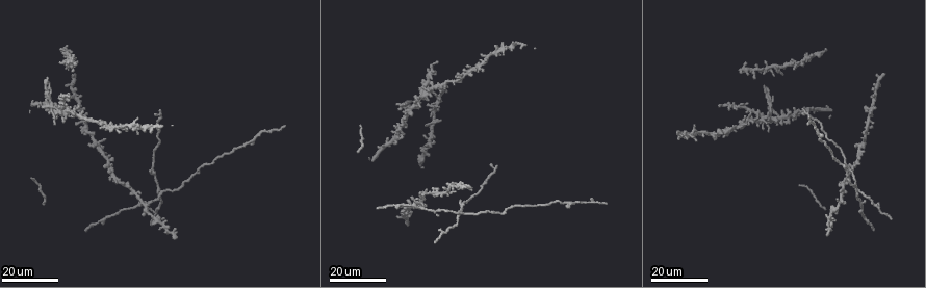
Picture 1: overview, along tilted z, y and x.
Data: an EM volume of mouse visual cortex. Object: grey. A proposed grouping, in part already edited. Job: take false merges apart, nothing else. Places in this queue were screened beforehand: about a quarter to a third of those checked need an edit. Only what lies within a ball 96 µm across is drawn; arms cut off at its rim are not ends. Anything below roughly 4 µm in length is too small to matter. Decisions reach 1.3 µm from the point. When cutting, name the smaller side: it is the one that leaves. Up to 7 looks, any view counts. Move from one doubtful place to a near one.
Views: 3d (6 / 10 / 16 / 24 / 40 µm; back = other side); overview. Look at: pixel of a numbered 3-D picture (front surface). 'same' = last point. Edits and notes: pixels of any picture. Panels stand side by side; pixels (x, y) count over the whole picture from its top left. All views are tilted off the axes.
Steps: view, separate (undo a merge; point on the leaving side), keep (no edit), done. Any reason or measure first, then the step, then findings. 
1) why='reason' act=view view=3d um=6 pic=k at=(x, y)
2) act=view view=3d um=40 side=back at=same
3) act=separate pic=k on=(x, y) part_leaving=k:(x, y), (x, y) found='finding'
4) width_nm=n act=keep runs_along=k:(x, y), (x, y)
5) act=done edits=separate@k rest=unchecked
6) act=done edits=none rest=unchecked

why='three arms meet' act=view view=3d um=16 pic=1 at=(141, 203)

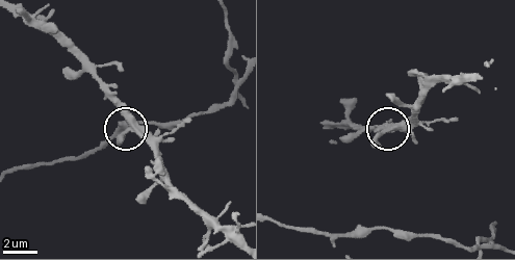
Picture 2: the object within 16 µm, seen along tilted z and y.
act=view view=3d um=6 pic=2 at=(388, 131)

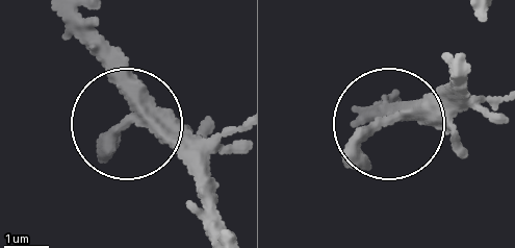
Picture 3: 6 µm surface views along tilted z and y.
width_nm=300 act=keep found='all the same neuron'

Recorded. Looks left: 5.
why='four-way junction' act=view view=3d um=16 pic=1 at=(51, 106)

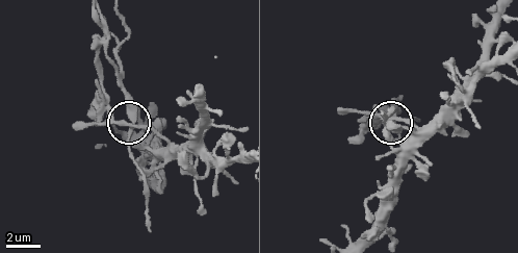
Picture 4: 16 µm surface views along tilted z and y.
act=view view=3d um=6 pic=4 at=(128, 131)

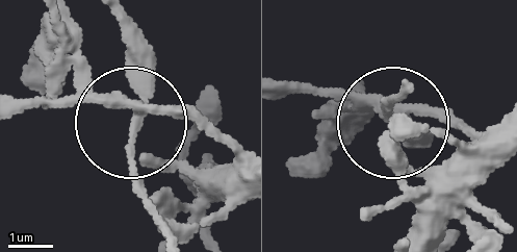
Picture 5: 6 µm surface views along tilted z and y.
width_nm=230 act=separate pic=5 on=(133, 51) part_leaving=5:(81, 95), (69, 10) found='two neurons meet here'

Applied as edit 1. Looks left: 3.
why='see it whole again' act=view view=overview

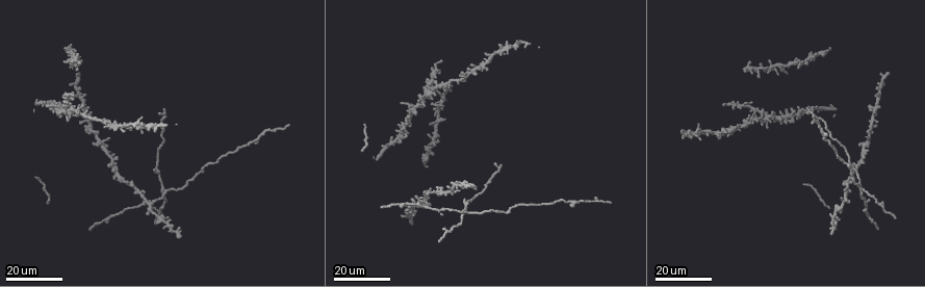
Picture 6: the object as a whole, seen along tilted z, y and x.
why='thick turns thin' act=view view=3d um=16 pic=6 at=(435, 193)

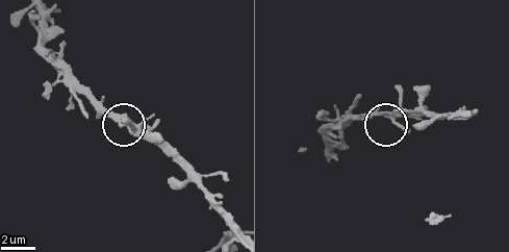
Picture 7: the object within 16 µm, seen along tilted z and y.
why='zoom in' act=view view=3d um=10 pic=7 at=(386, 113)

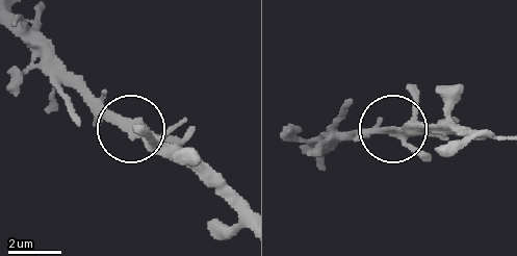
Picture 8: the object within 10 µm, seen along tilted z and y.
arms=3 act=keep runs_along=8:(36, 19), (50, 44), (124, 123), (156, 135), (200, 179) found='continuous, no second neuron'

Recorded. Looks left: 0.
act=done edits=separate@5 rest=unchecked

